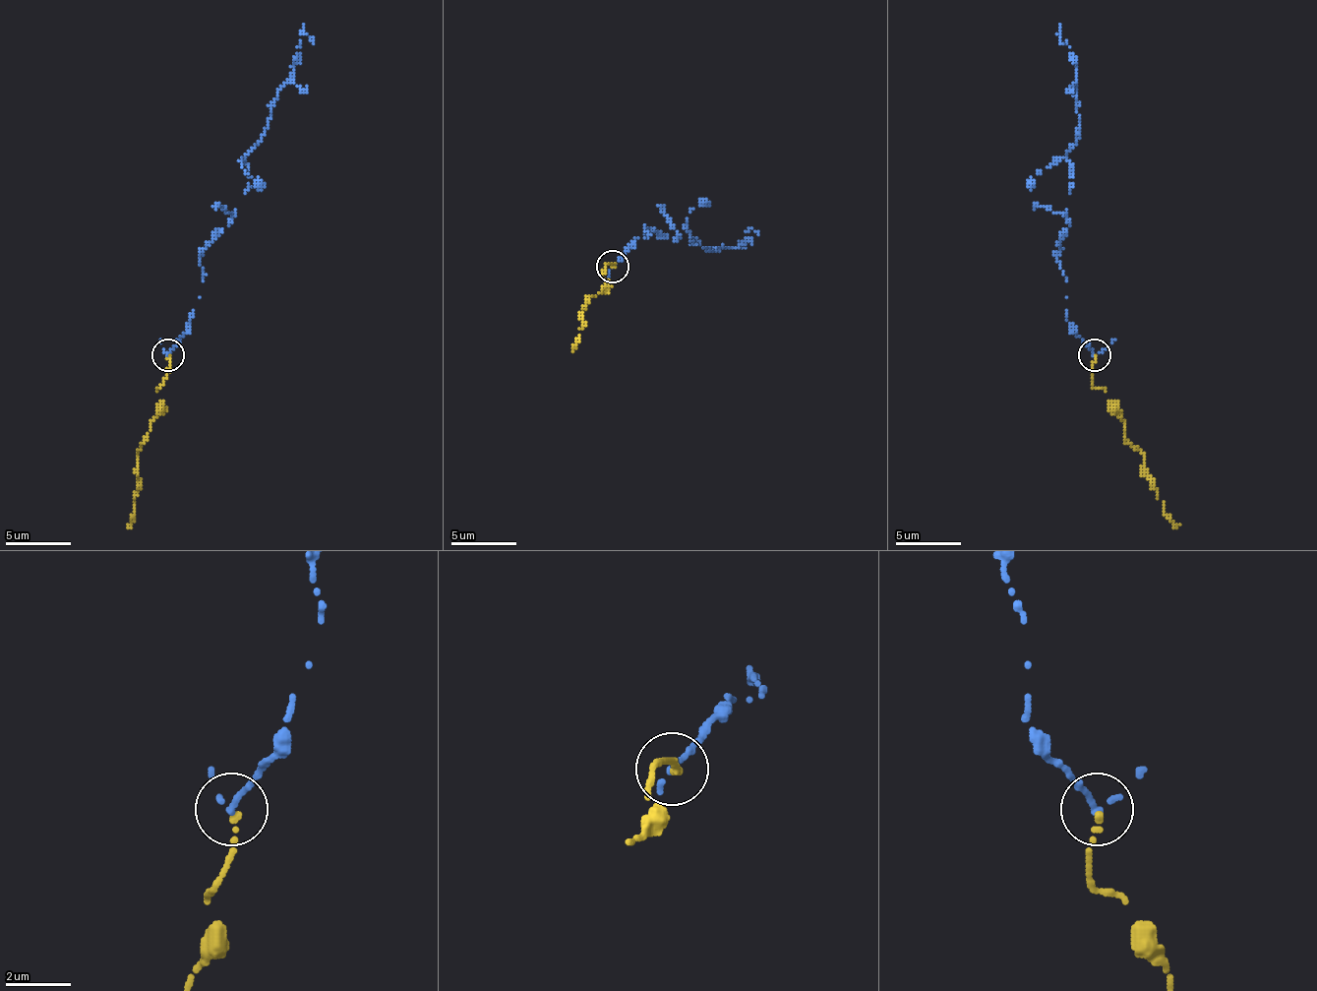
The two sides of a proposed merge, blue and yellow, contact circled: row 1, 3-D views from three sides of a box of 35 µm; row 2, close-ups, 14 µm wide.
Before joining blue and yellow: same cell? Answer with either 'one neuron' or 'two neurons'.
one neuron

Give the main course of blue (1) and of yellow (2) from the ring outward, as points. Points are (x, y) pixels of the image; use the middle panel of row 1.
1: (612, 267), (634, 238), (647, 238), (644, 228), (712, 251), (739, 247), (751, 228), (758, 234)
2: (615, 267), (609, 264), (602, 277), (605, 286), (592, 296), (572, 348)

